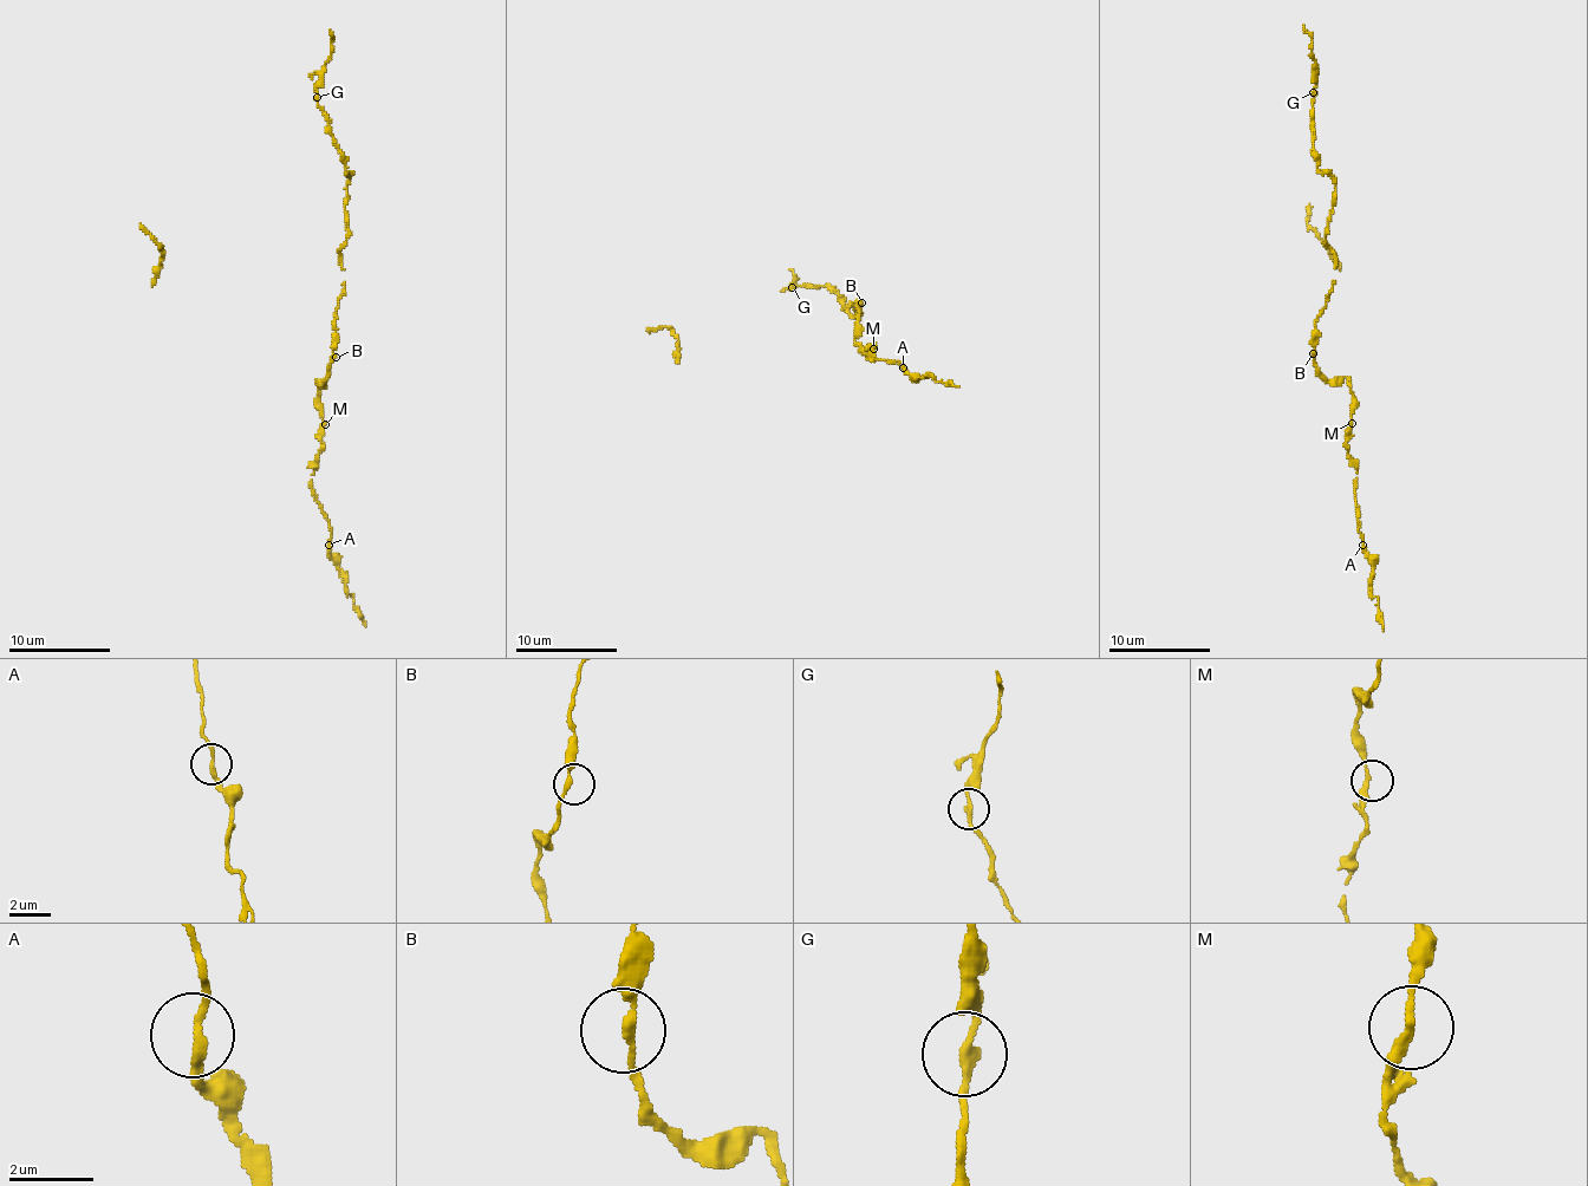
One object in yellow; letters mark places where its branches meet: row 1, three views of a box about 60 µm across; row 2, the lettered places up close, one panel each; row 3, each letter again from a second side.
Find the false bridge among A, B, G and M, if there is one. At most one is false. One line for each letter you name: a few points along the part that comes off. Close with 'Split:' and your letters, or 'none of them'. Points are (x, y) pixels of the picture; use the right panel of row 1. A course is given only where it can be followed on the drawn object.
Split: none of them

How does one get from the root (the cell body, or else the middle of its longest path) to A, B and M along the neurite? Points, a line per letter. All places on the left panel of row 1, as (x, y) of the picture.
A: (333, 339), (330, 375), (323, 383), (317, 379), (323, 429), (311, 475), (314, 500), (329, 522), (329, 545)
B: (333, 339), (336, 357)
M: (333, 339), (330, 375), (323, 383), (317, 379), (320, 415), (325, 424)

